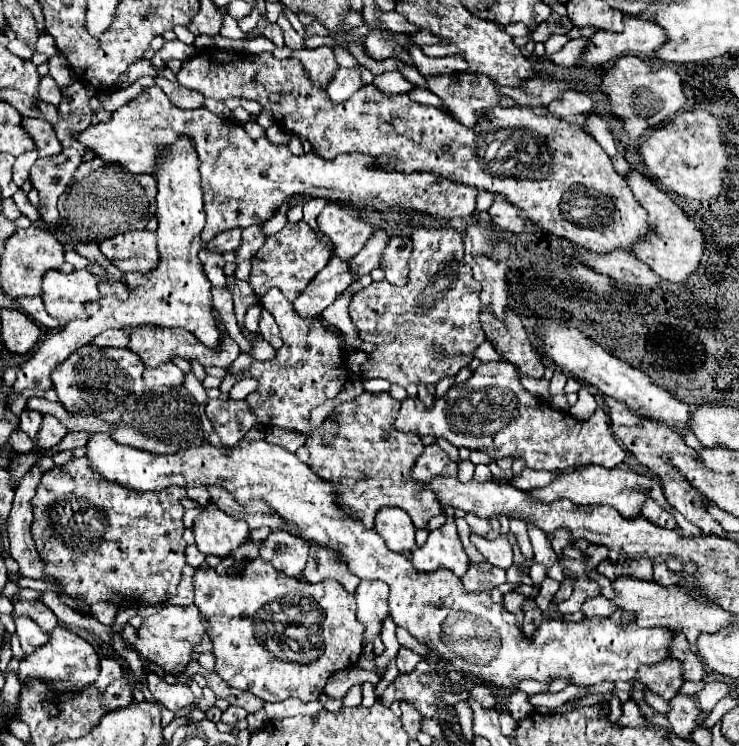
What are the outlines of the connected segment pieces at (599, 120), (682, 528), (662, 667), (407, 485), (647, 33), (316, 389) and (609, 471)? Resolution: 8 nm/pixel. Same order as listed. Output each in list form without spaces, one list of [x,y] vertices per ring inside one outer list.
[[[589,114],[589,120],[585,122],[583,128],[589,130],[589,134],[601,144],[601,148],[603,148],[609,156],[615,156],[615,154],[617,154],[613,136],[611,136],[611,132],[607,130],[607,122],[605,122],[603,116],[599,116],[599,114]]]
[[[671,510],[671,514],[675,516],[675,520],[677,520],[677,524],[679,524],[679,532],[681,534],[701,534],[701,530],[695,526],[695,524],[691,524],[691,522],[687,522],[687,518],[683,518],[683,514],[679,514],[677,510]]]
[[[665,658],[659,666],[639,666],[639,680],[665,700],[679,694],[683,678],[683,662],[675,658]]]
[[[363,392],[361,396],[339,402],[333,408],[331,418],[335,420],[337,432],[329,444],[323,442],[323,426],[311,432],[305,442],[305,448],[311,454],[311,470],[319,478],[333,482],[339,494],[339,502],[343,502],[347,508],[353,508],[351,514],[359,518],[367,528],[373,528],[375,514],[383,506],[405,510],[411,516],[415,528],[427,528],[429,520],[441,512],[441,506],[435,502],[435,494],[431,494],[431,490],[415,490],[411,466],[423,452],[423,442],[419,434],[399,432],[393,426],[399,408],[401,402],[391,398],[389,392]]]
[[[625,16],[625,30],[623,32],[605,32],[597,30],[591,36],[591,42],[583,54],[585,64],[605,64],[613,58],[633,54],[639,58],[653,56],[655,50],[659,50],[667,42],[665,30],[651,22],[637,16]]]
[[[271,288],[260,302],[277,320],[283,346],[277,350],[275,358],[267,362],[253,362],[249,374],[259,380],[259,388],[247,396],[247,404],[257,414],[261,426],[281,426],[303,432],[311,428],[311,410],[323,404],[327,396],[339,396],[345,390],[349,370],[345,352],[341,348],[341,336],[337,328],[323,326],[321,316],[301,318],[295,312],[293,302],[289,302],[279,288]]]
[[[589,464],[583,466],[577,472],[565,472],[559,478],[555,478],[549,486],[545,488],[535,488],[529,490],[539,502],[553,502],[559,498],[567,498],[579,506],[587,506],[587,504],[605,504],[605,506],[613,506],[615,510],[619,510],[619,514],[623,514],[625,518],[637,518],[641,514],[641,506],[647,502],[647,492],[653,486],[661,486],[659,478],[651,478],[645,474],[639,474],[635,470],[625,470],[621,466],[615,468],[605,468],[605,466],[597,466],[597,464]]]

